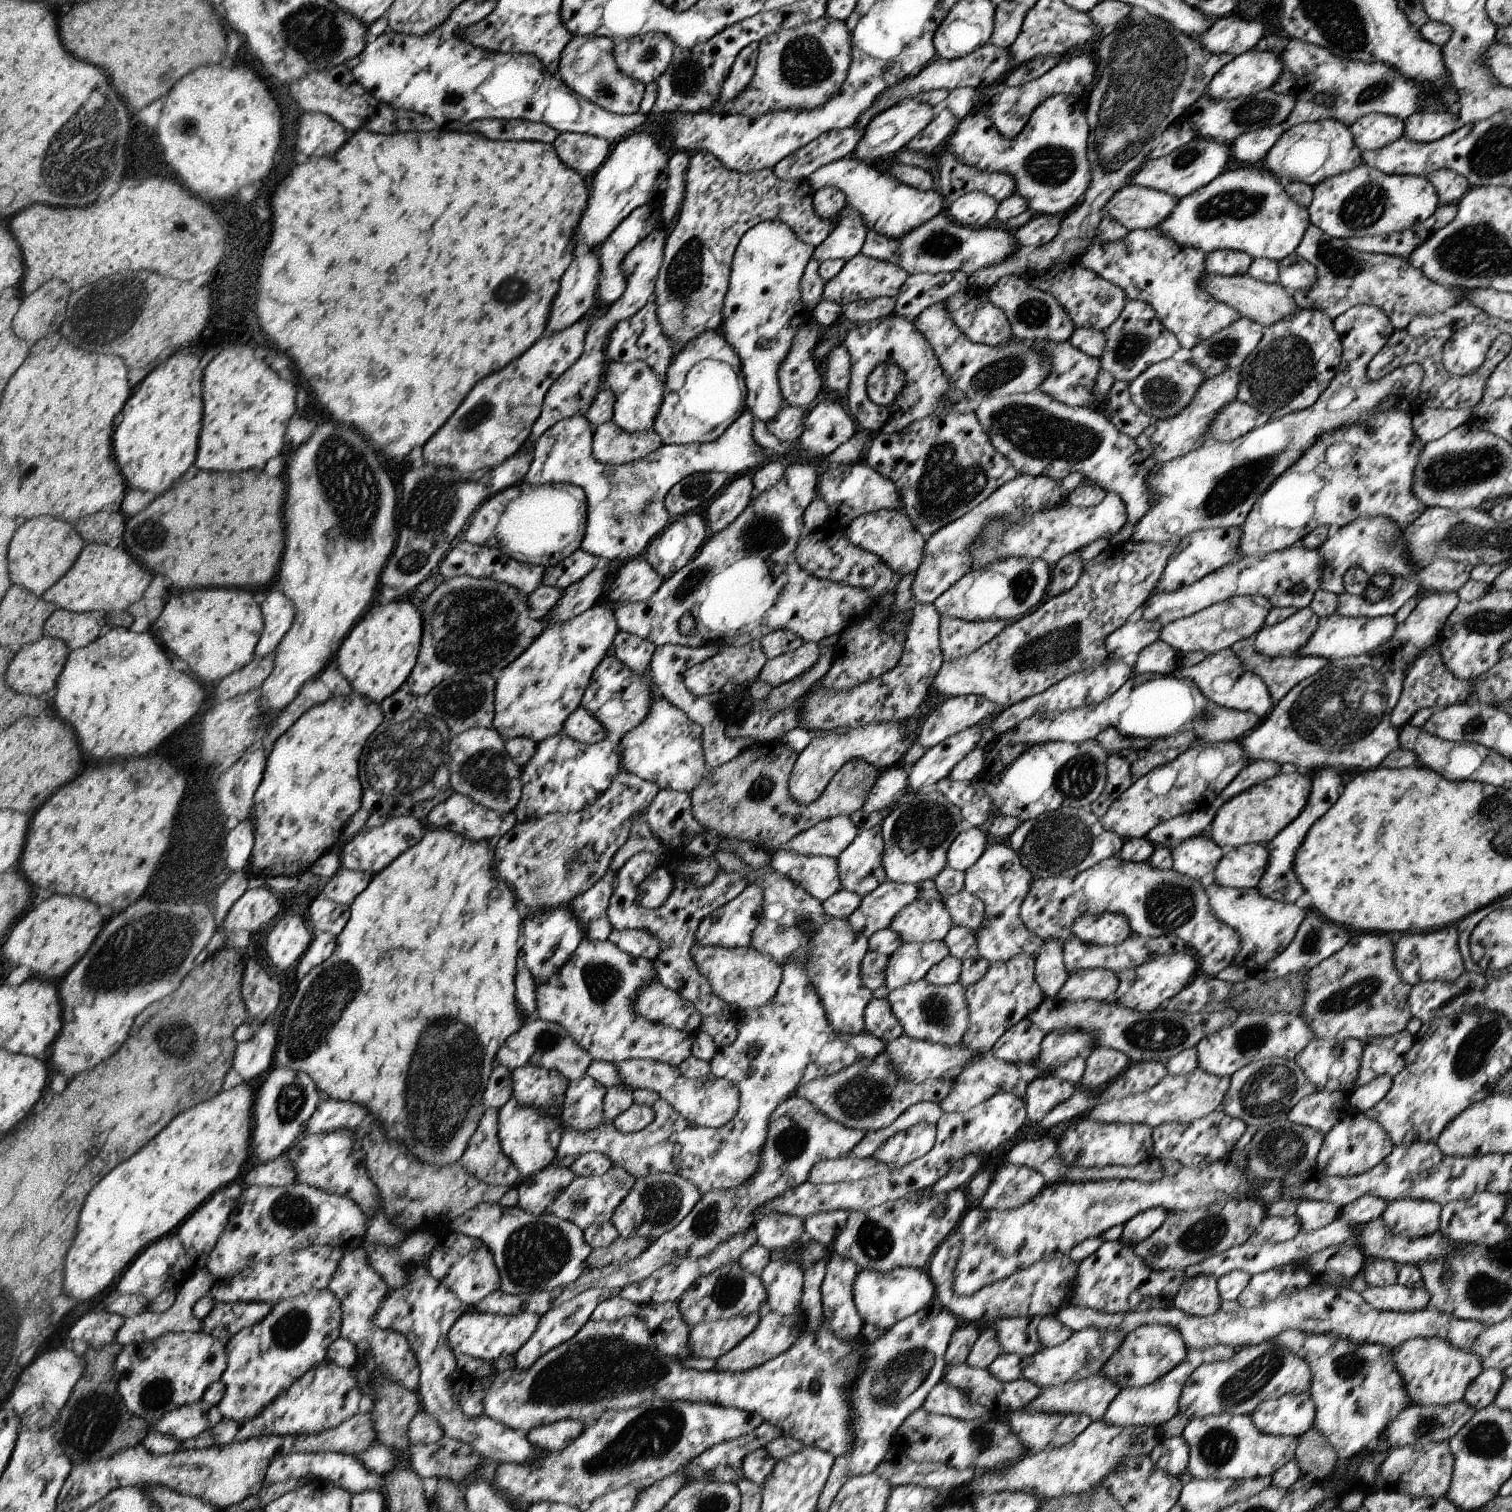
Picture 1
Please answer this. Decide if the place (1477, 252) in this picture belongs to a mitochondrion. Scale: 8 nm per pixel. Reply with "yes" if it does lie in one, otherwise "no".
yes

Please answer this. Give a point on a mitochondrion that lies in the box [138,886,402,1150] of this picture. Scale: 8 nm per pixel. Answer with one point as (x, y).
(334, 989)

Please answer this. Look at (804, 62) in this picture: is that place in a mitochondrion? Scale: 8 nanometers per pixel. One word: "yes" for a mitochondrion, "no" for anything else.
yes

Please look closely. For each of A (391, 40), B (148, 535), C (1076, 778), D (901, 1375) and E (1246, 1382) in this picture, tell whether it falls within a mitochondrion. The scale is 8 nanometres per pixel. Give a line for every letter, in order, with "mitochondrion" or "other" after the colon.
A: other
B: mitochondrion
C: mitochondrion
D: mitochondrion
E: mitochondrion

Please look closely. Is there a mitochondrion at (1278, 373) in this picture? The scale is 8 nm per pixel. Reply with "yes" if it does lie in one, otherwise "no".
yes

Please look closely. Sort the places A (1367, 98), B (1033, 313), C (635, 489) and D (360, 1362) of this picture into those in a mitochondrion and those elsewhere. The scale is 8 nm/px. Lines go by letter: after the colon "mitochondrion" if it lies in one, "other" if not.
A: mitochondrion
B: mitochondrion
C: other
D: other

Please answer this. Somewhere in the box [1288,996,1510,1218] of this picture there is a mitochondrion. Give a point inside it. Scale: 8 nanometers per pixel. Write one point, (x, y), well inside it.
(1469, 1063)

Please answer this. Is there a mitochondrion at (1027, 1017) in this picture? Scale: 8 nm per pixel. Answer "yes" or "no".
no

